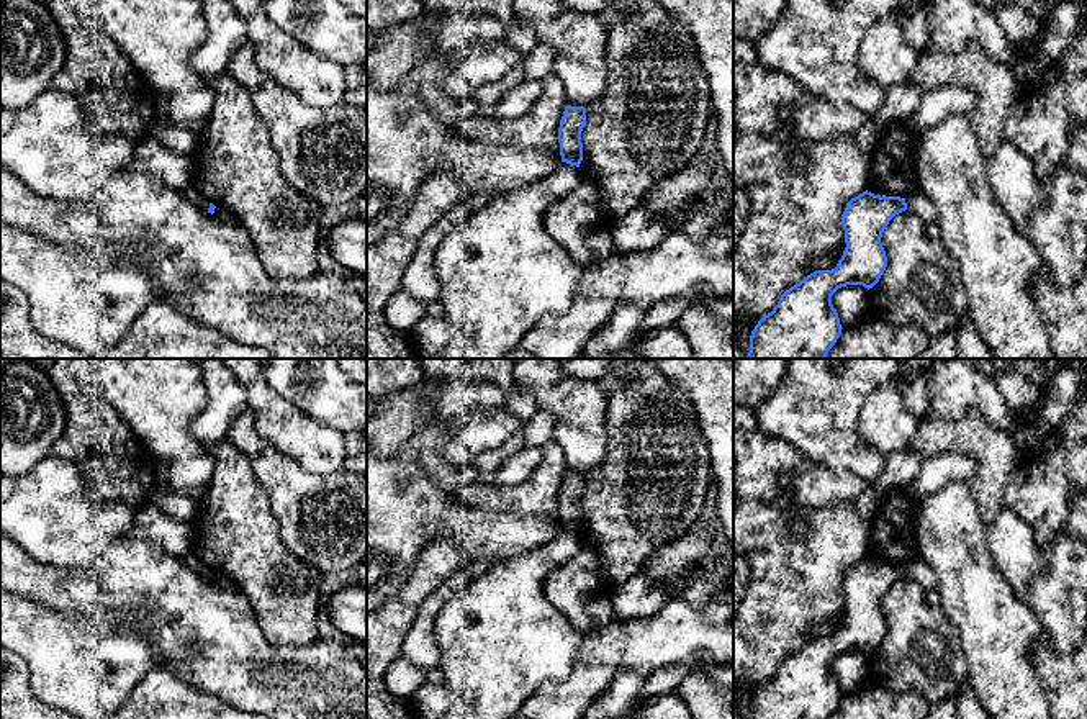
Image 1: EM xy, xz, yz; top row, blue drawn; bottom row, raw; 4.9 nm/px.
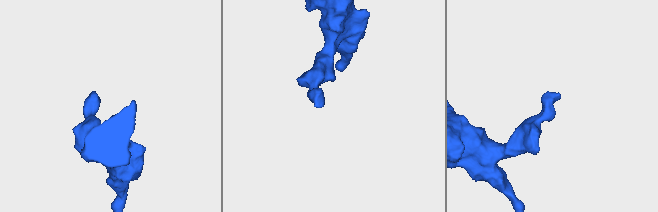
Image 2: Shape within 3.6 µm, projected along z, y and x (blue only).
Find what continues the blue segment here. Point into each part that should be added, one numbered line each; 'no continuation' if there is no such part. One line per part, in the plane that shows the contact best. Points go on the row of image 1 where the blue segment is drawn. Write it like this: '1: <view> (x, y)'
no continuation

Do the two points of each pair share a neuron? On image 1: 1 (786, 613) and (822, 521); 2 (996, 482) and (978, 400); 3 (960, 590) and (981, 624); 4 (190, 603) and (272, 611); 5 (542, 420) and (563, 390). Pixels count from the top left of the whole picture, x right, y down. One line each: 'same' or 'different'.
1: same
2: different
3: same
4: different
5: different

